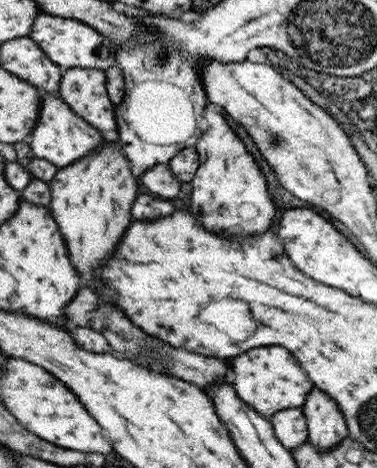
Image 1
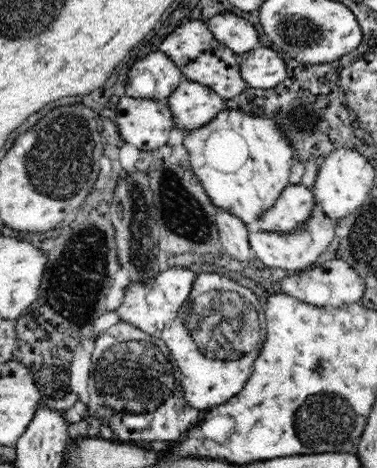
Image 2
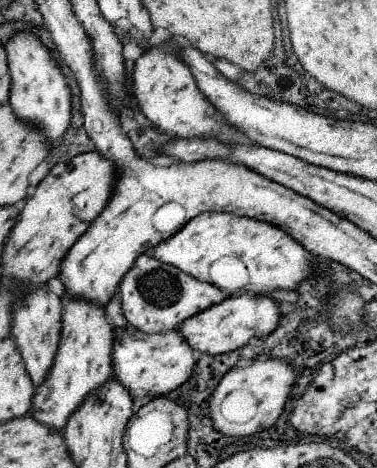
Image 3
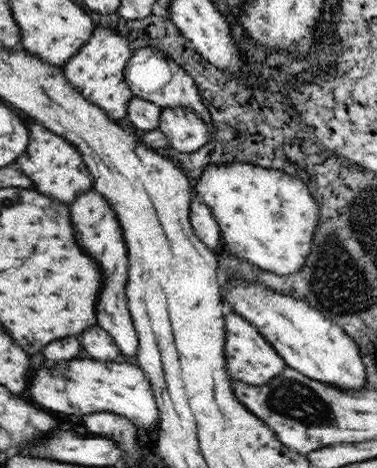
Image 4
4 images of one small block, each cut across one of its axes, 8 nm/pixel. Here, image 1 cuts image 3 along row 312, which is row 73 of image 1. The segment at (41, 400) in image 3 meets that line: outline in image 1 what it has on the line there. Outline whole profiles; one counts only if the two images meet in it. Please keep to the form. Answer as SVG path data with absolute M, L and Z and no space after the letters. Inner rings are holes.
M69 68L63 70L59 84L59 100L67 102L69 108L95 126L103 134L115 134L117 118L115 104L105 94L107 76L97 68Z

